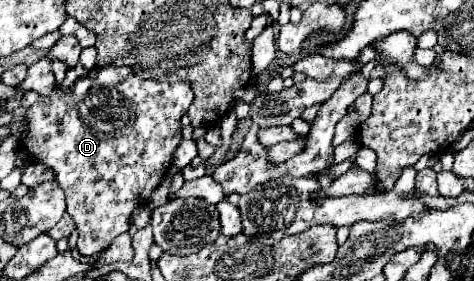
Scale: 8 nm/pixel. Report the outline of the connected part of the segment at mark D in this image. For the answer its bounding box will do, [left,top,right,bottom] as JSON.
[21,66,193,256]

